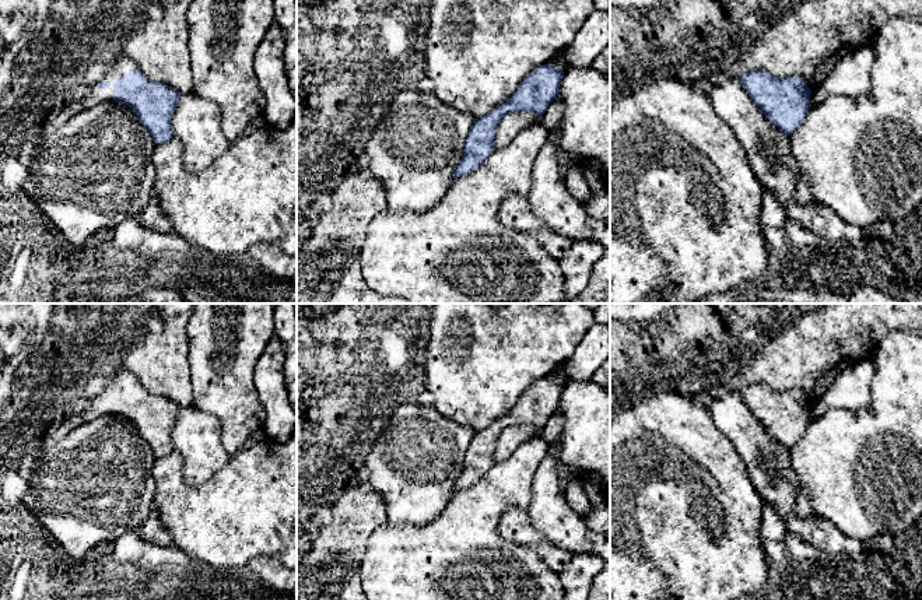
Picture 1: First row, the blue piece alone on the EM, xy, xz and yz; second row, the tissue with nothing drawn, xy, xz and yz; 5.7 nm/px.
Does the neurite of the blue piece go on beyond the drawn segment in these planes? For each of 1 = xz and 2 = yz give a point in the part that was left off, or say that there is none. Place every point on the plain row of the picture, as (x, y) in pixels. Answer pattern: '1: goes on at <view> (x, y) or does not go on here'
1: does not go on here
2: does not go on here

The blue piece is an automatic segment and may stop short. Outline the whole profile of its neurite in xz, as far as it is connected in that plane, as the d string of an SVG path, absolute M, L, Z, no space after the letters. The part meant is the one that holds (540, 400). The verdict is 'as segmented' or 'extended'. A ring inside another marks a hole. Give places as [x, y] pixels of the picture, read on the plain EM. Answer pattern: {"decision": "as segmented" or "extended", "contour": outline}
{"decision": "as segmented", "contour": "M550 378L539 379L527 387L508 414L476 432L466 452L463 470L453 484L453 492L467 488L484 477L494 464L495 443L506 427L544 428L547 420L557 411L562 390L562 383Z"}

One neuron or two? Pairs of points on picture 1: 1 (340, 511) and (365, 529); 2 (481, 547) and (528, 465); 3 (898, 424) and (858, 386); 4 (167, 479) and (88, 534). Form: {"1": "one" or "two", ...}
{"1": "one", "2": "one", "3": "two", "4": "two"}

